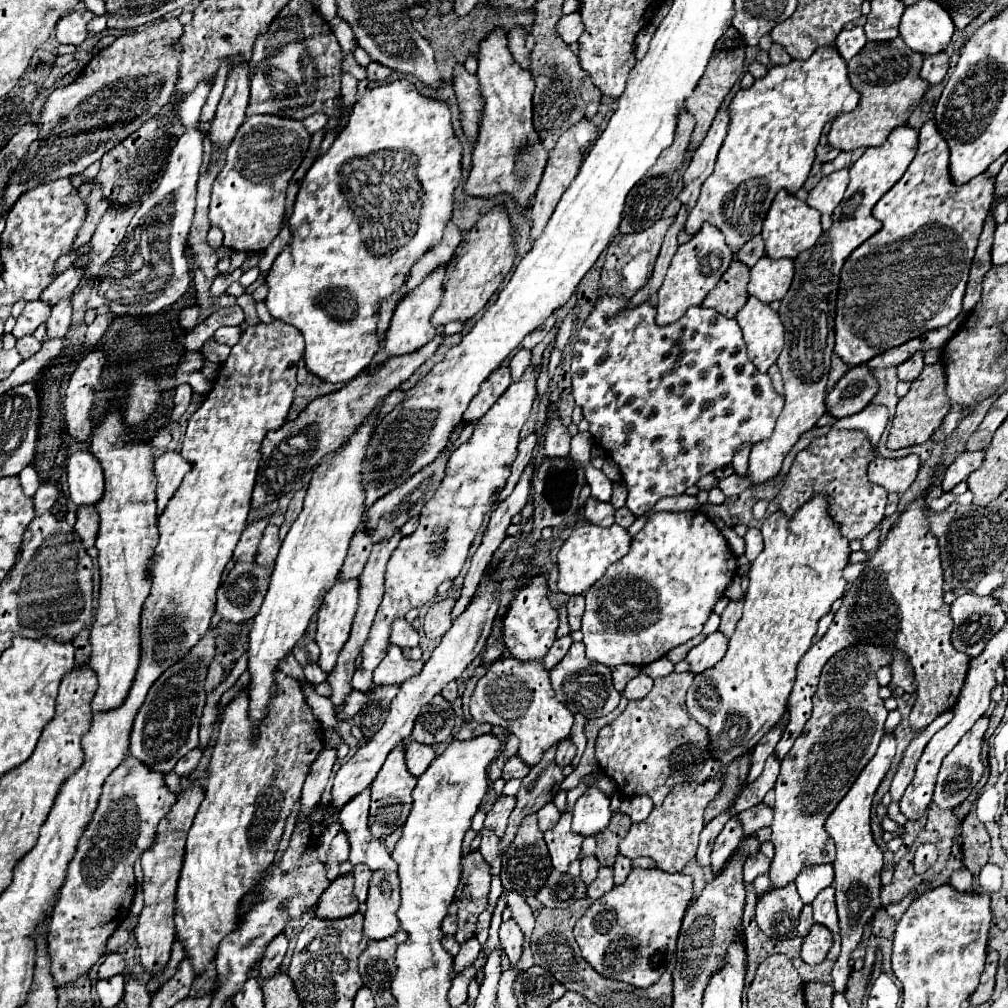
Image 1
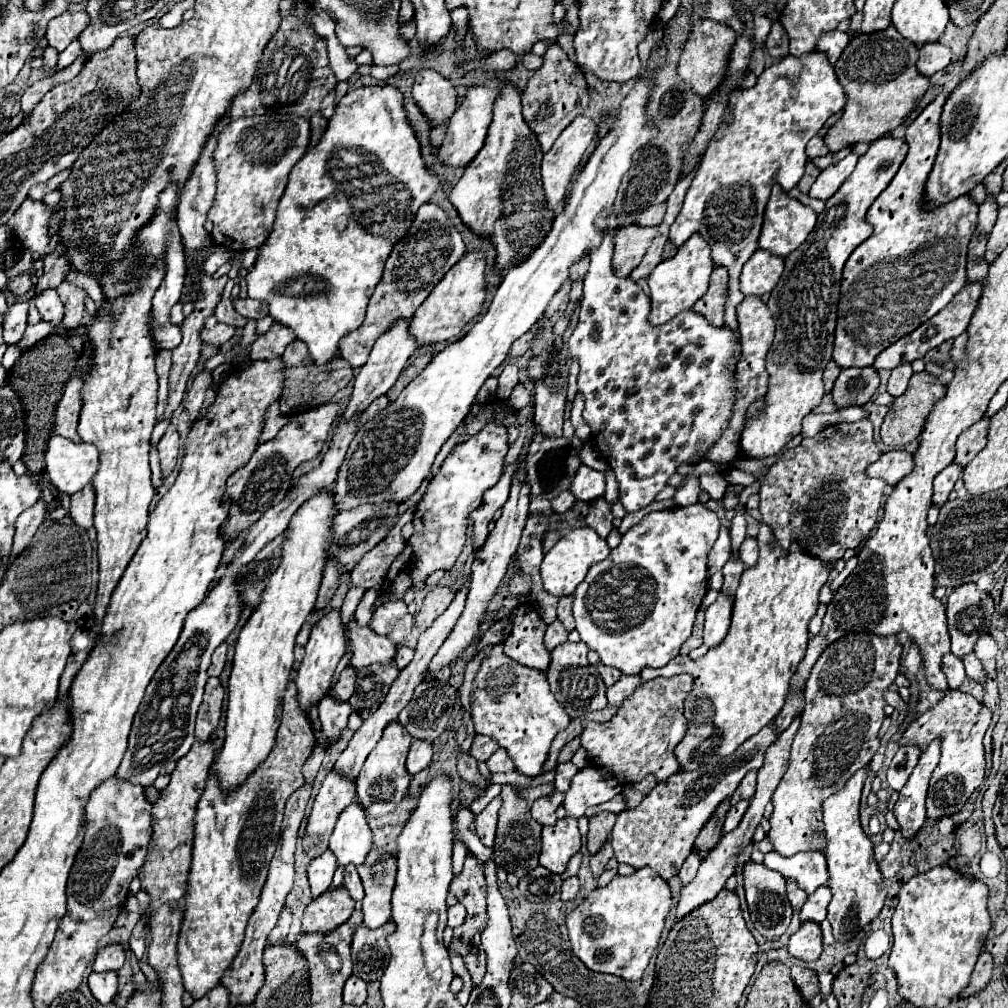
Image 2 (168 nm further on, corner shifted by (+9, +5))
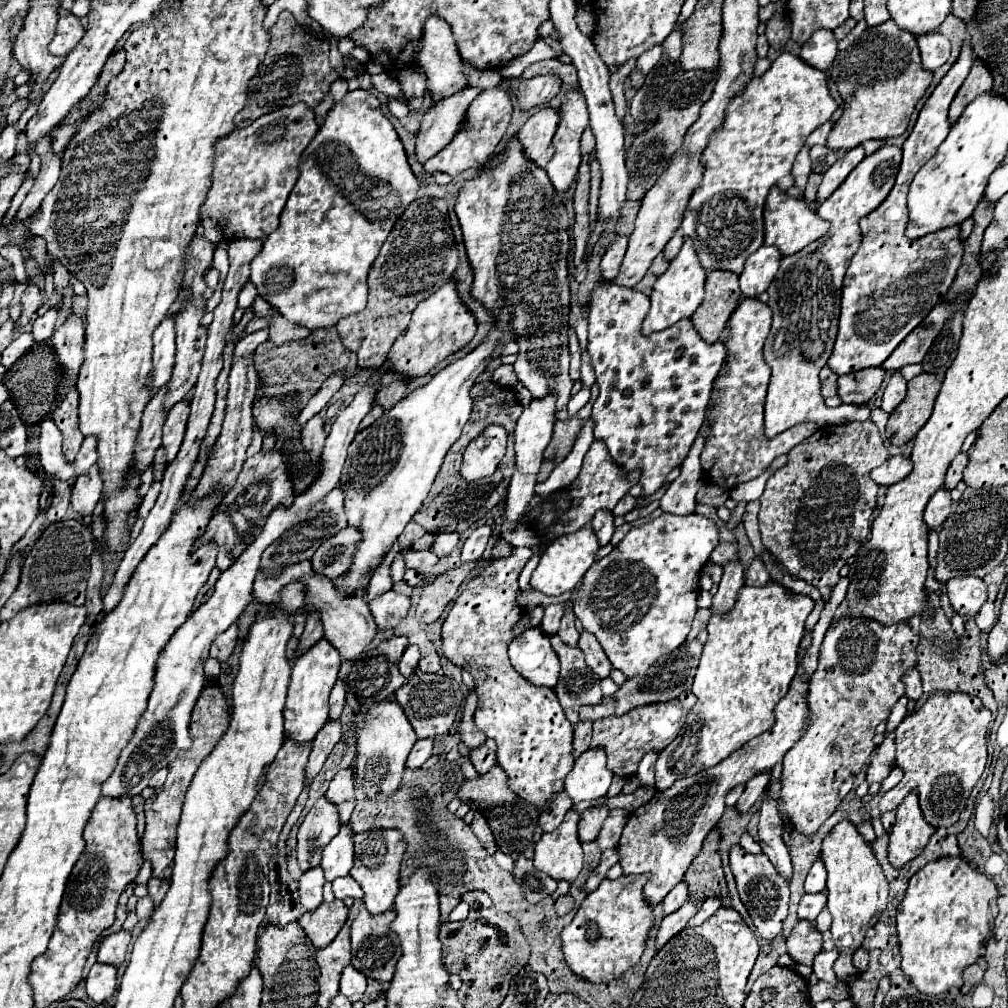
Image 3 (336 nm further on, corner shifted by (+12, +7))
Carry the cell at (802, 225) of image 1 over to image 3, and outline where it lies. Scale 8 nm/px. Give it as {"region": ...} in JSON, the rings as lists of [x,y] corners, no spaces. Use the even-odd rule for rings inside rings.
{"region":[[[776,186],[770,188],[764,206],[764,244],[776,246],[782,254],[794,254],[804,246],[808,246],[810,242],[814,242],[816,238],[820,238],[822,234],[826,234],[826,230],[828,230],[826,220],[822,220],[816,212],[808,210],[802,200],[790,198],[786,192],[778,190]]]}

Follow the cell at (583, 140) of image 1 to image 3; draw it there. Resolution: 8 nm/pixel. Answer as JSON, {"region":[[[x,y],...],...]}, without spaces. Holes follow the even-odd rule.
{"region":[[[574,90],[566,94],[560,110],[562,120],[558,124],[556,136],[552,138],[556,152],[546,164],[546,172],[556,192],[566,192],[578,174],[580,138],[588,126],[588,110],[584,104],[584,96]]]}

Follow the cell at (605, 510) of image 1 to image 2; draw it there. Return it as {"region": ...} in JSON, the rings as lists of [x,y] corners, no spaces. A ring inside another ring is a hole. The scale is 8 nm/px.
{"region":[[[597,498],[589,506],[589,514],[585,518],[587,526],[591,526],[601,538],[607,538],[609,532],[613,530],[613,514],[611,514],[611,504],[605,502],[605,498]]]}

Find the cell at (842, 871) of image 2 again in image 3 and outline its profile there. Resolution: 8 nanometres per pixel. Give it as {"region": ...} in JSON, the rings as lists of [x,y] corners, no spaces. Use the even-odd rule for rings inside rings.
{"region":[[[844,818],[840,820],[824,838],[822,842],[822,862],[826,864],[828,872],[828,912],[832,914],[830,932],[836,948],[841,951],[833,965],[838,979],[847,982],[847,978],[857,976],[860,972],[854,968],[852,954],[864,942],[866,930],[872,928],[880,914],[886,910],[888,904],[888,882],[884,872],[870,848],[870,844],[862,838],[856,826]]]}

